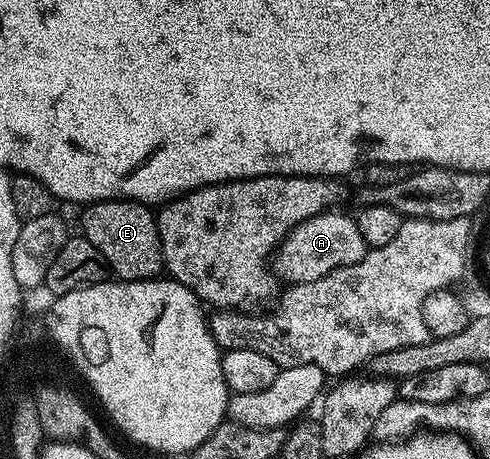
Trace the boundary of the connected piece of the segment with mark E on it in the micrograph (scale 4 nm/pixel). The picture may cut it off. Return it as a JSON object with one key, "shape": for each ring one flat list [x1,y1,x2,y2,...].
{"shape":[[105,199,99,203,89,204,83,211,86,212,82,215,81,234,88,241,92,241,92,245,96,245,96,249,100,249,104,261,108,261,111,272,119,280,135,283,145,279,157,279,163,274,158,220,155,212,147,204,138,203,135,199]]}

